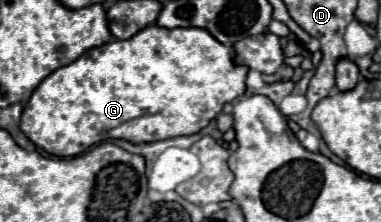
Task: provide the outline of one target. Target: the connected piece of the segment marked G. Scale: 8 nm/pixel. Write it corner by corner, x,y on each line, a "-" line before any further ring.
150,24
128,40
112,40
84,52
78,60
44,78
22,110
20,130
52,156
78,156
110,138
136,144
196,134
208,126
226,102
234,102
246,92
248,68
232,64
234,54
234,48
218,42
204,28
162,28

